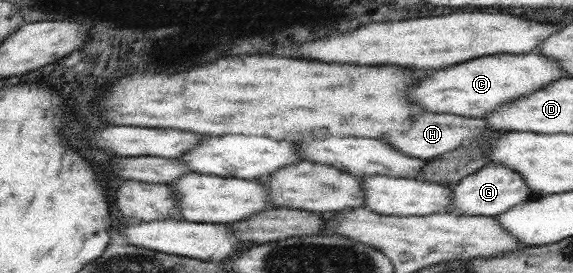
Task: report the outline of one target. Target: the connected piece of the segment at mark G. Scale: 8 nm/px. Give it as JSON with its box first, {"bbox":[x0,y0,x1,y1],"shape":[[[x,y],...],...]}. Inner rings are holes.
{"bbox":[448,163,528,218],"shape":[[[486,163],[482,168],[462,177],[452,189],[452,199],[448,203],[448,213],[468,216],[487,216],[495,218],[500,213],[515,207],[528,198],[528,186],[523,177],[506,168],[504,164]]]}

